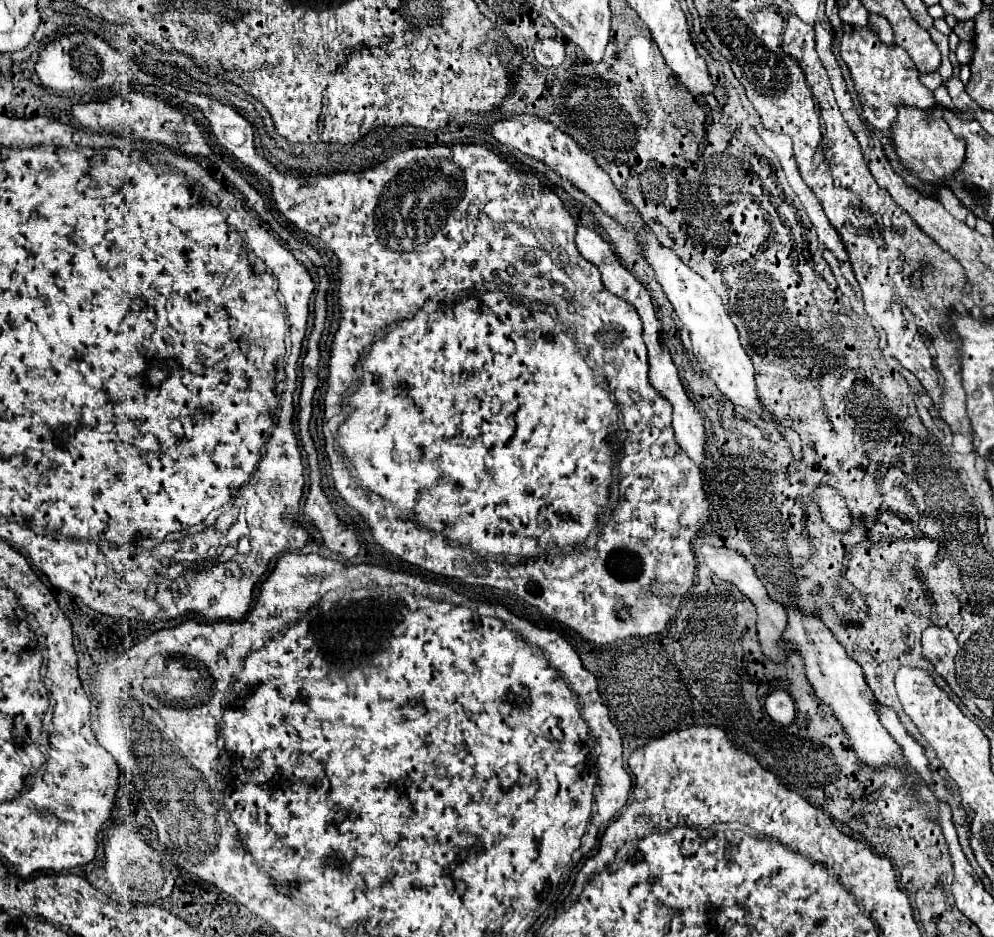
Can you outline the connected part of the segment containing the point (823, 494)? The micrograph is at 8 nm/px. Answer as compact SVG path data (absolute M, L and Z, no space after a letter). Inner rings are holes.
M818 486L814 490L814 502L820 510L822 520L834 532L848 532L852 528L852 514L850 514L844 498L838 494L838 490L834 490L830 486Z

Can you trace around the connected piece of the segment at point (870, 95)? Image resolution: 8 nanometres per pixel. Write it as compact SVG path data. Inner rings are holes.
M844 24L844 36L840 40L840 56L854 80L854 88L862 104L862 114L866 122L872 124L874 128L888 132L892 120L896 120L898 104L908 104L918 108L930 108L936 104L934 94L920 82L918 78L920 72L916 70L908 52L896 44L894 46L882 44L876 38L876 34L870 32L868 28L856 28L852 24Z

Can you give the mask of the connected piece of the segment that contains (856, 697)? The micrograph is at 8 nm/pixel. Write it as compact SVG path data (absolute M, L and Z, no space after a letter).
M792 604L786 608L786 616L788 616L788 626L782 636L794 646L794 650L802 654L810 684L814 686L818 698L828 702L828 706L834 710L834 716L840 720L840 724L844 724L844 730L848 732L848 738L854 746L858 760L872 766L890 766L894 760L904 762L904 754L900 752L900 746L892 740L890 732L880 724L872 696L866 694L868 684L864 682L860 664L856 664L846 654L844 646L822 624L820 614L802 612L796 604Z

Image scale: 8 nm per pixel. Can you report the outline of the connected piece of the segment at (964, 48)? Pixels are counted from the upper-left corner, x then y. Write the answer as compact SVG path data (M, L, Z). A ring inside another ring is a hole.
M960 41L955 53L960 65L968 65L974 53L973 44L966 41Z

